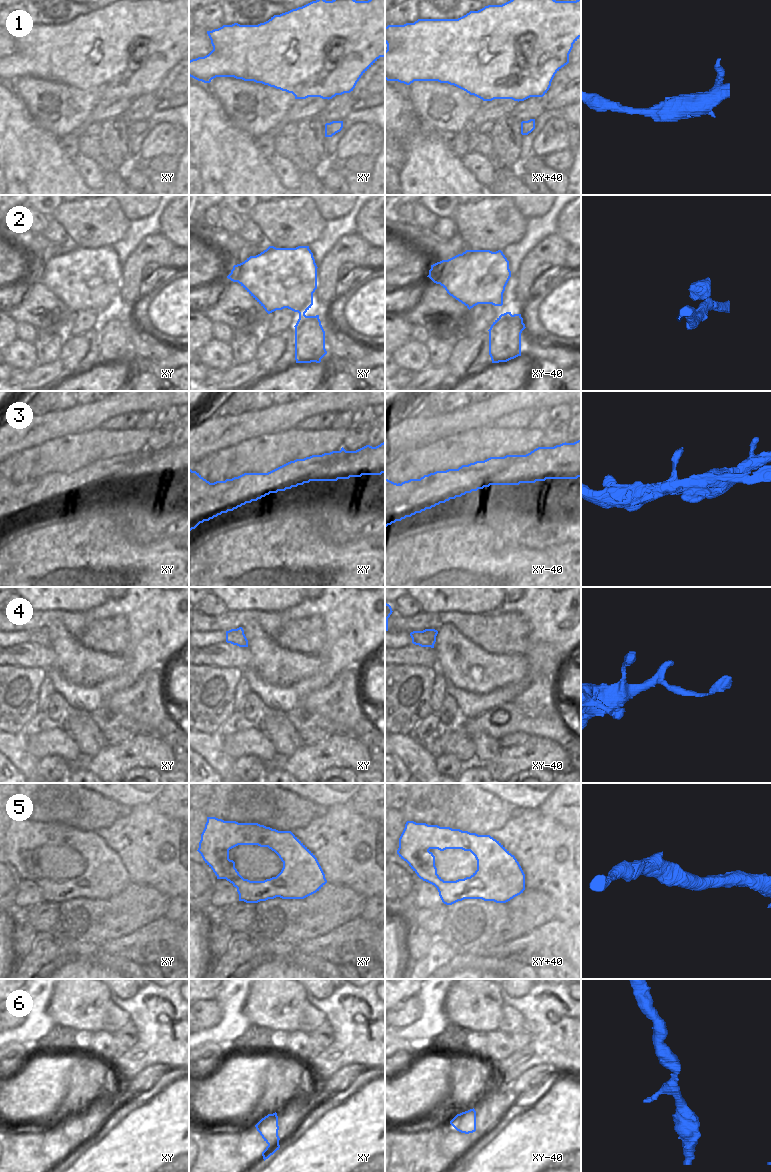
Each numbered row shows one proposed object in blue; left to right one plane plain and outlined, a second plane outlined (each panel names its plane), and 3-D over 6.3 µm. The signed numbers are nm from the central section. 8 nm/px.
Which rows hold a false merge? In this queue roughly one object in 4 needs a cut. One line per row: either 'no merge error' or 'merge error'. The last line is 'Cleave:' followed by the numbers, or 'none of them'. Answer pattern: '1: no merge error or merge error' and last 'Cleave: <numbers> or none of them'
1: no merge error
2: no merge error
3: merge error
4: no merge error
5: no merge error
6: no merge error
Cleave: 3

